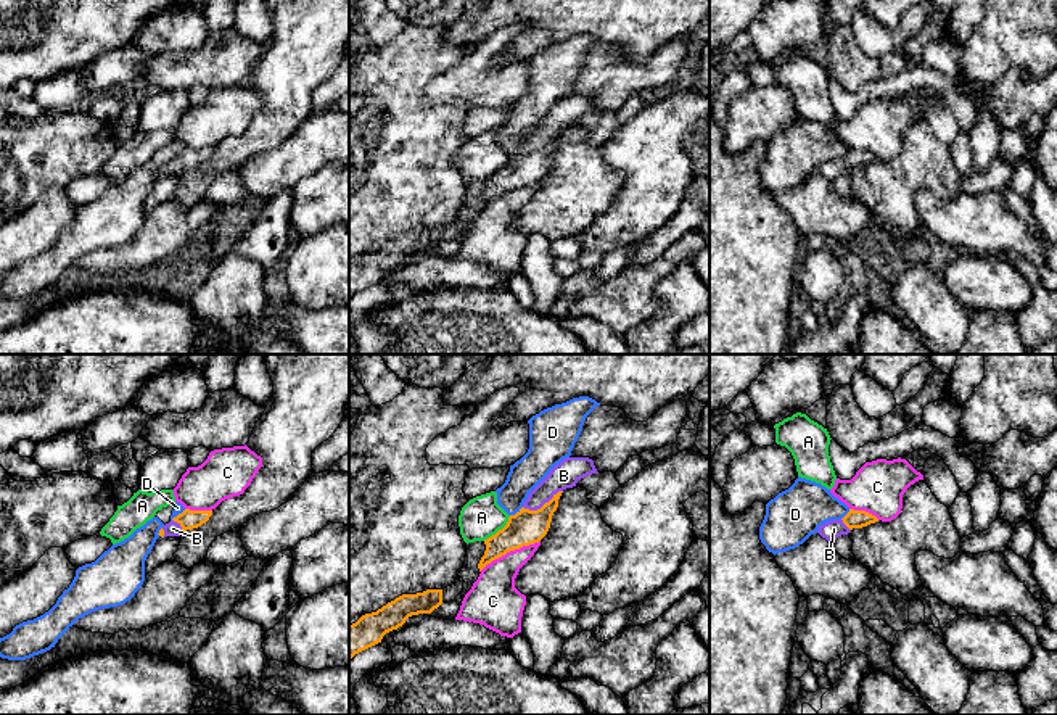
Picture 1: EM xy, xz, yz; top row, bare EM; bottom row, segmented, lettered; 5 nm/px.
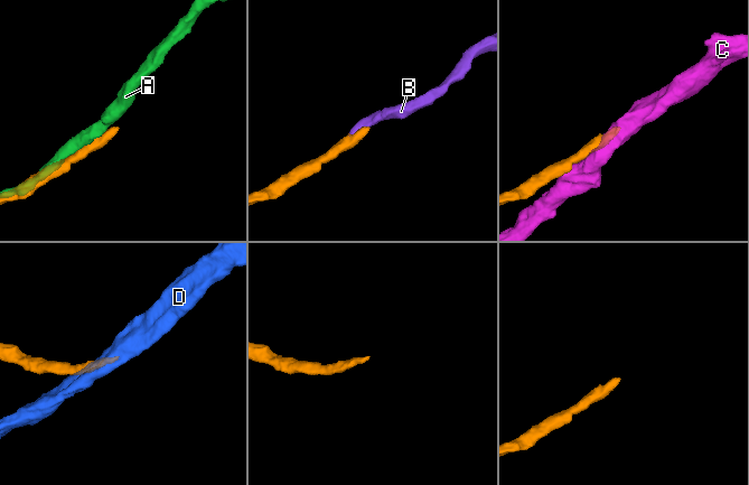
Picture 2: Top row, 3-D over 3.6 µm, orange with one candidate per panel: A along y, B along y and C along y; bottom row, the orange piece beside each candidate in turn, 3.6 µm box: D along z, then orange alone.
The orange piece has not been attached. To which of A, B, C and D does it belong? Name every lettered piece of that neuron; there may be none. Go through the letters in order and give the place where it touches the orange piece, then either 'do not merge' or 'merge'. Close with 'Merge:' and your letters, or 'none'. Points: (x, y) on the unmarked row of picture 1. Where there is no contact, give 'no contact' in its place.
A: contact xz (499, 169); do not merge
B: contact xz (544, 144); merge
C: contact xz (509, 190); do not merge
D: contact xz (517, 152); do not merge
Merge: B

